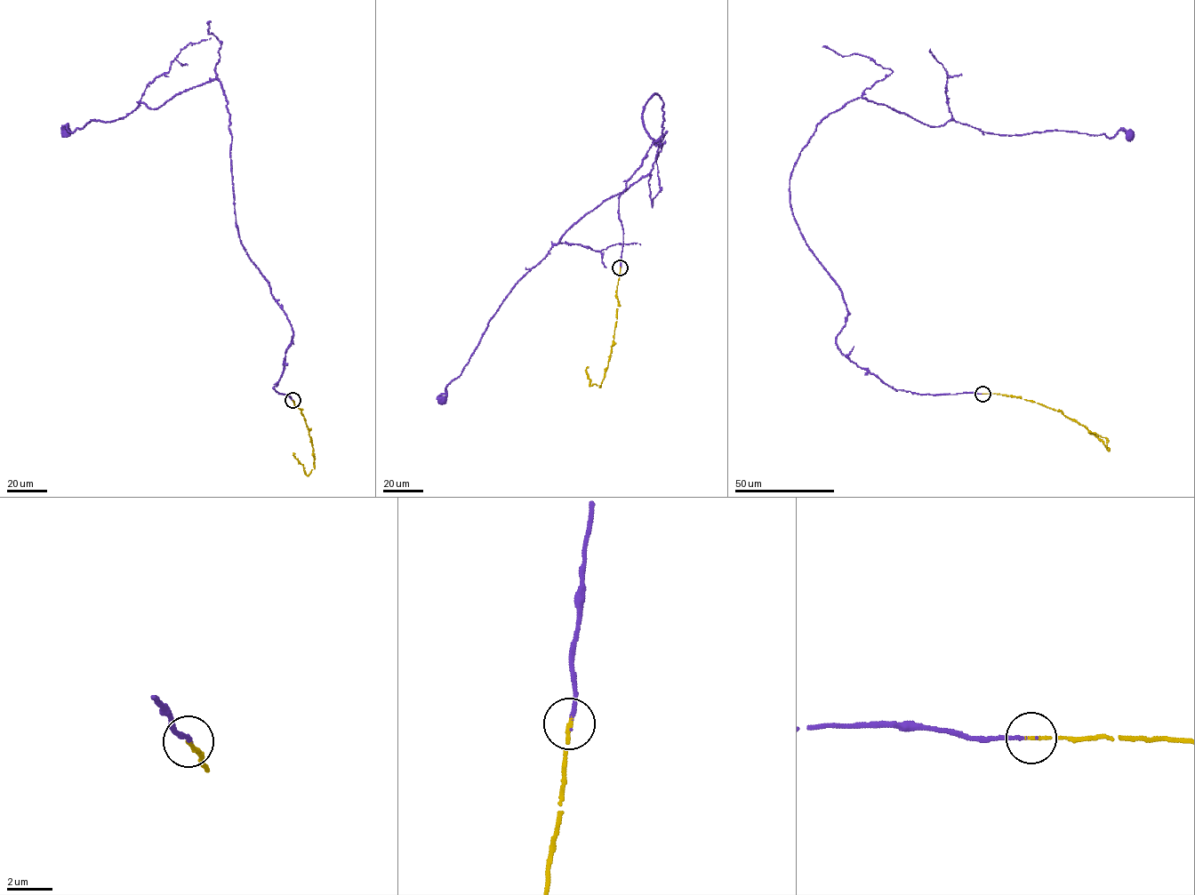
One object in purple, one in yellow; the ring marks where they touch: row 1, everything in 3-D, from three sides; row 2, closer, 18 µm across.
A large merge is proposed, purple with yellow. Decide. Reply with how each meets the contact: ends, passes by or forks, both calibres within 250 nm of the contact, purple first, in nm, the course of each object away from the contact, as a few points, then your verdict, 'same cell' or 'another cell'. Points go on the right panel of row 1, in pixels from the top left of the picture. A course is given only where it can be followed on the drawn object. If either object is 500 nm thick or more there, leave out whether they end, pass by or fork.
purple ends | yellow ends | 150/170 nm | purple via (982, 393), (894, 389), (841, 353), (842, 292), (790, 203), (800, 151), (859, 98), (929, 126), (1129, 136) | yellow via (982, 393), (1020, 396), (1060, 411), (1090, 432), (1105, 437), (1109, 451), (1103, 443), (1089, 433) | same cell

